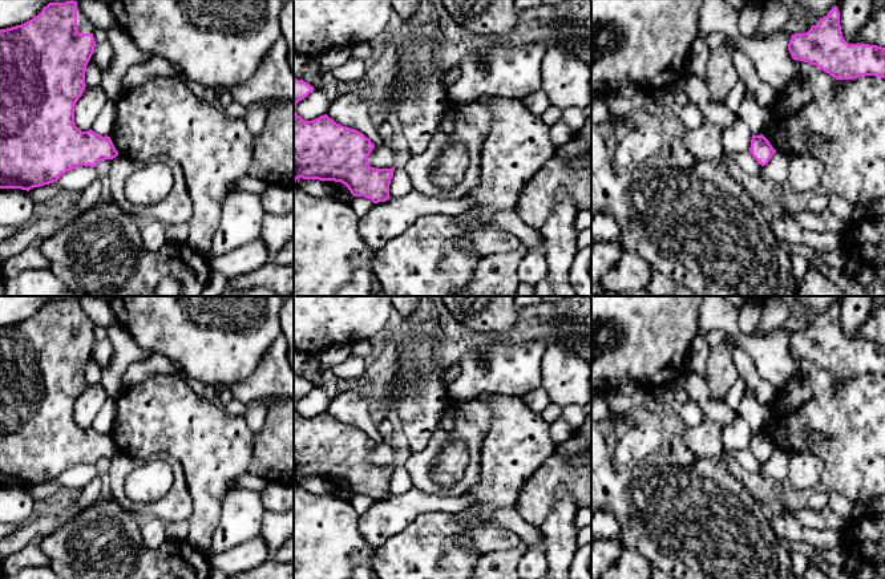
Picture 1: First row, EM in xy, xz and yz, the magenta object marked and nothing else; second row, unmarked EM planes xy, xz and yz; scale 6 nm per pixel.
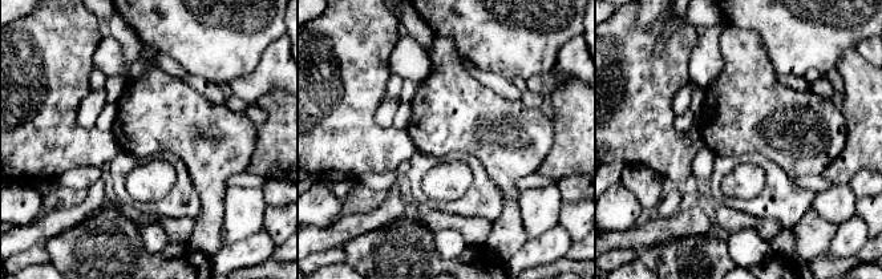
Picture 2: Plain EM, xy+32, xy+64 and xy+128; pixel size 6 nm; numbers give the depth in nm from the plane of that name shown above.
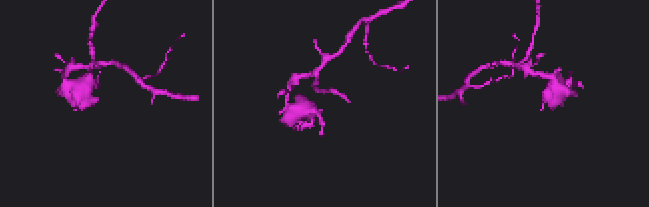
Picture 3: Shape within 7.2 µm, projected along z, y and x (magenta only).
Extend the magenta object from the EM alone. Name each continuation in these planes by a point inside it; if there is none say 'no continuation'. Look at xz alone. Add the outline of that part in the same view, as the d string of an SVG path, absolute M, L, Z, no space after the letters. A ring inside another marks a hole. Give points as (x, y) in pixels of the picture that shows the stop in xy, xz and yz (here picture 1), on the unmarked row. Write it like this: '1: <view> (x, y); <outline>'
no continuation

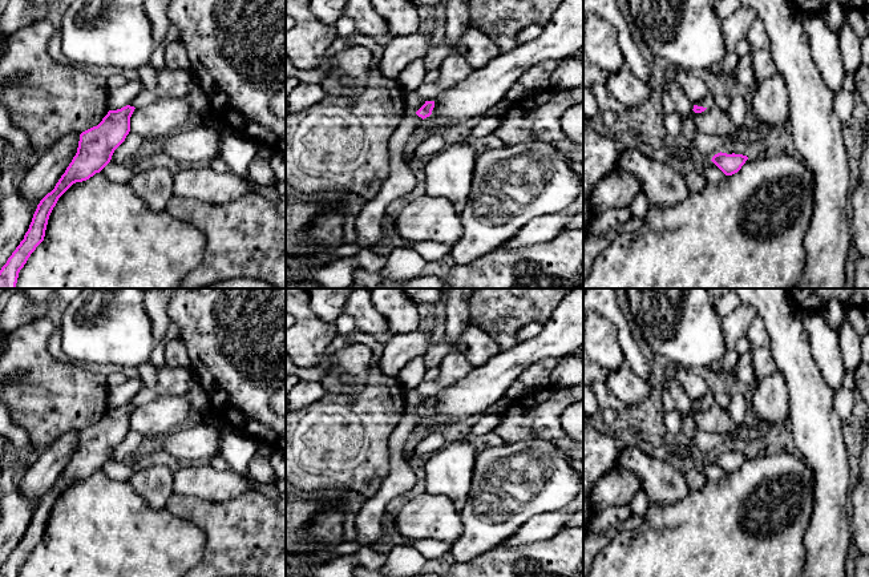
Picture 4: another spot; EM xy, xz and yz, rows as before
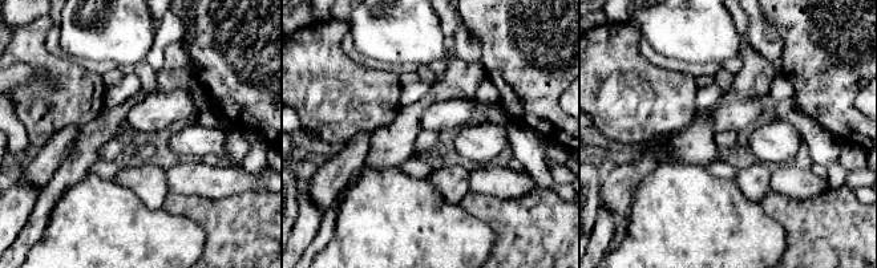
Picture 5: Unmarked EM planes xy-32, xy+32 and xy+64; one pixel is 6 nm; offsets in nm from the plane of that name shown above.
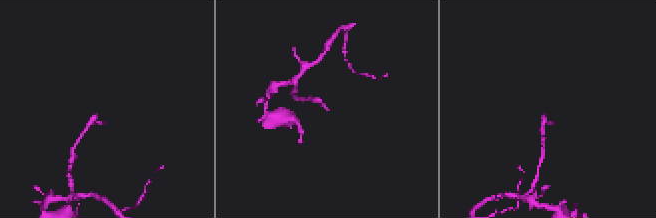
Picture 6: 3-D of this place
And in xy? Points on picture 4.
1: xy (170, 380); M167 364L157 370L157 384L142 390L130 400L136 407L150 403L151 400L167 395L185 395L189 386L197 383L195 374L191 367L173 368Z

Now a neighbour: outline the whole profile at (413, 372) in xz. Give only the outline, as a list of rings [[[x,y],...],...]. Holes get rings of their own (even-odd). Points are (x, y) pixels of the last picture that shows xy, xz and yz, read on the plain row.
[[[423,356],[412,359],[397,375],[397,380],[407,394],[415,391],[424,380],[427,367]]]

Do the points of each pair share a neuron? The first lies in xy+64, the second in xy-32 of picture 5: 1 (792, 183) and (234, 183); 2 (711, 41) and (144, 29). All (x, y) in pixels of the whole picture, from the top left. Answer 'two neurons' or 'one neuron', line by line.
1: one neuron
2: one neuron

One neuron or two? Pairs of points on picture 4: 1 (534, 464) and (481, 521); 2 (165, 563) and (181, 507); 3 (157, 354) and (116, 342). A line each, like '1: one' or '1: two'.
1: one
2: two
3: two

